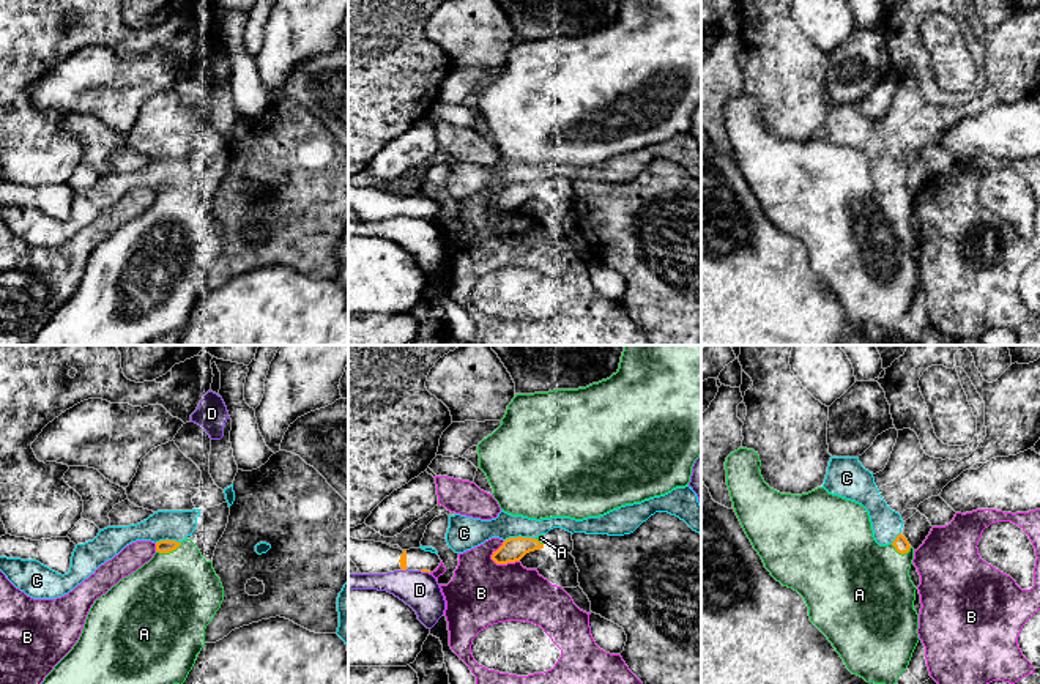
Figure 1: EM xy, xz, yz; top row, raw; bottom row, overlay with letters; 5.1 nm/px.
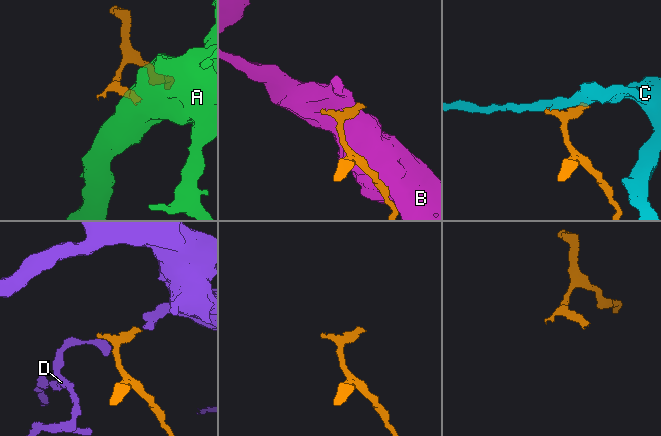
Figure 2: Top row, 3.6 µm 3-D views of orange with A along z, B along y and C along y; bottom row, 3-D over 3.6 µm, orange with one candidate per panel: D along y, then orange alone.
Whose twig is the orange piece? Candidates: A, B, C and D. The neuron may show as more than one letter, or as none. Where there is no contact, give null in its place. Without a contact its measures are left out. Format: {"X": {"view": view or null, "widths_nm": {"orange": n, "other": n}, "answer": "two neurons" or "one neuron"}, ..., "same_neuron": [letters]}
{"A": {"view": "xy", "widths_nm": {"orange": 70, "other": 460}, "answer": "one neuron"}, "B": {"view": "xz", "widths_nm": {"orange": 120, "other": 340}, "answer": "two neurons"}, "C": {"view": "xz", "widths_nm": {"orange": 120, "other": 150}, "answer": "two neurons"}, "D": {"view": "xz", "widths_nm": {"orange": 20, "other": 190}, "answer": "two neurons"}, "same_neuron": ["A"]}

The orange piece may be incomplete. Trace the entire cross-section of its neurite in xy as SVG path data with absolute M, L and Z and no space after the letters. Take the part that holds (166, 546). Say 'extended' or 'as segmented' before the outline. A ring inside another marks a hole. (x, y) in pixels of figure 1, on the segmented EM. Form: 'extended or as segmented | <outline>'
extended | M191 539L159 541L153 558L91 605L72 649L41 684L183 684L205 646L205 629L224 600L221 578Z

